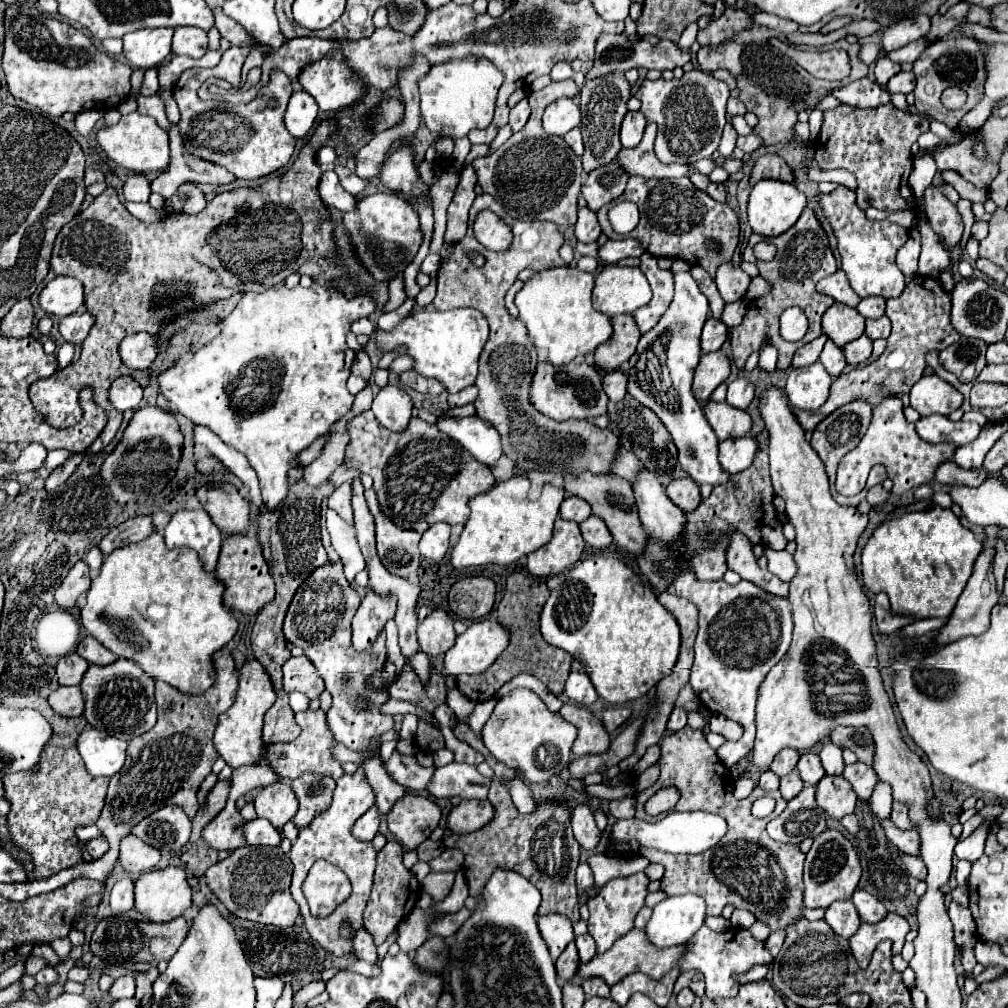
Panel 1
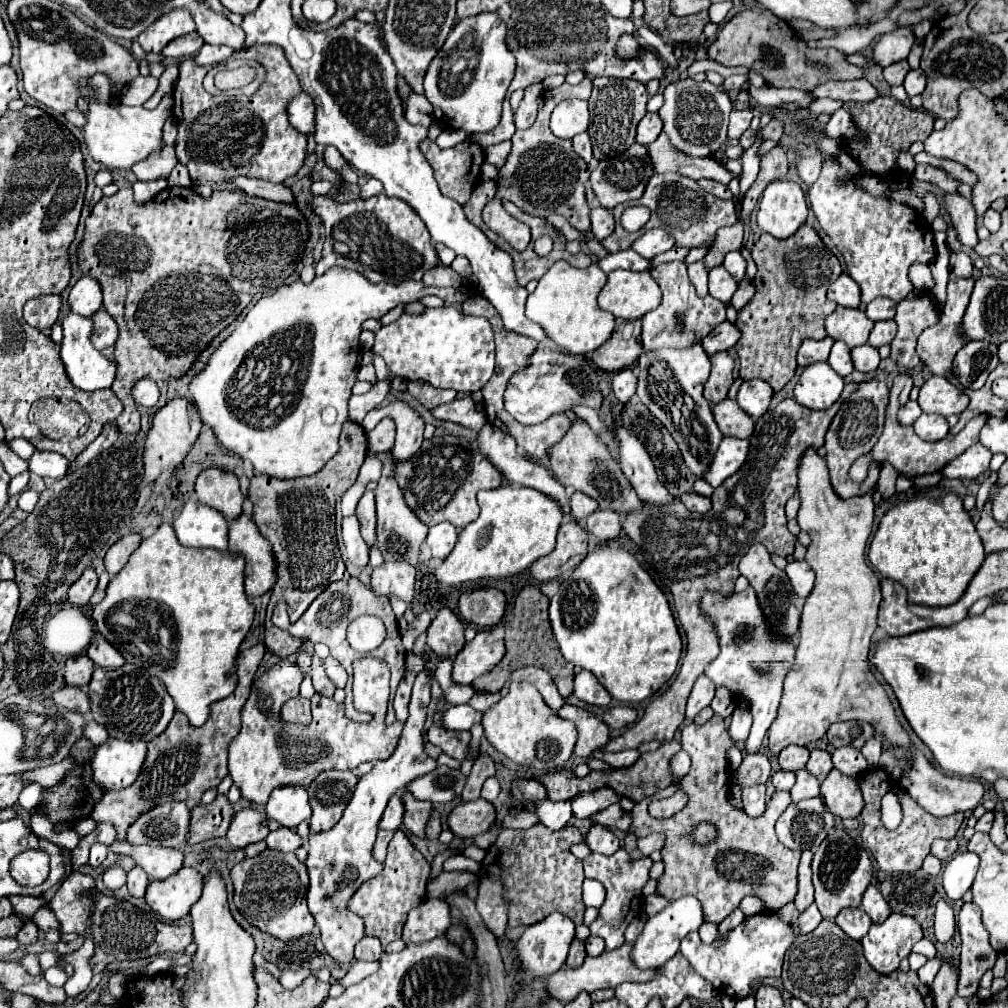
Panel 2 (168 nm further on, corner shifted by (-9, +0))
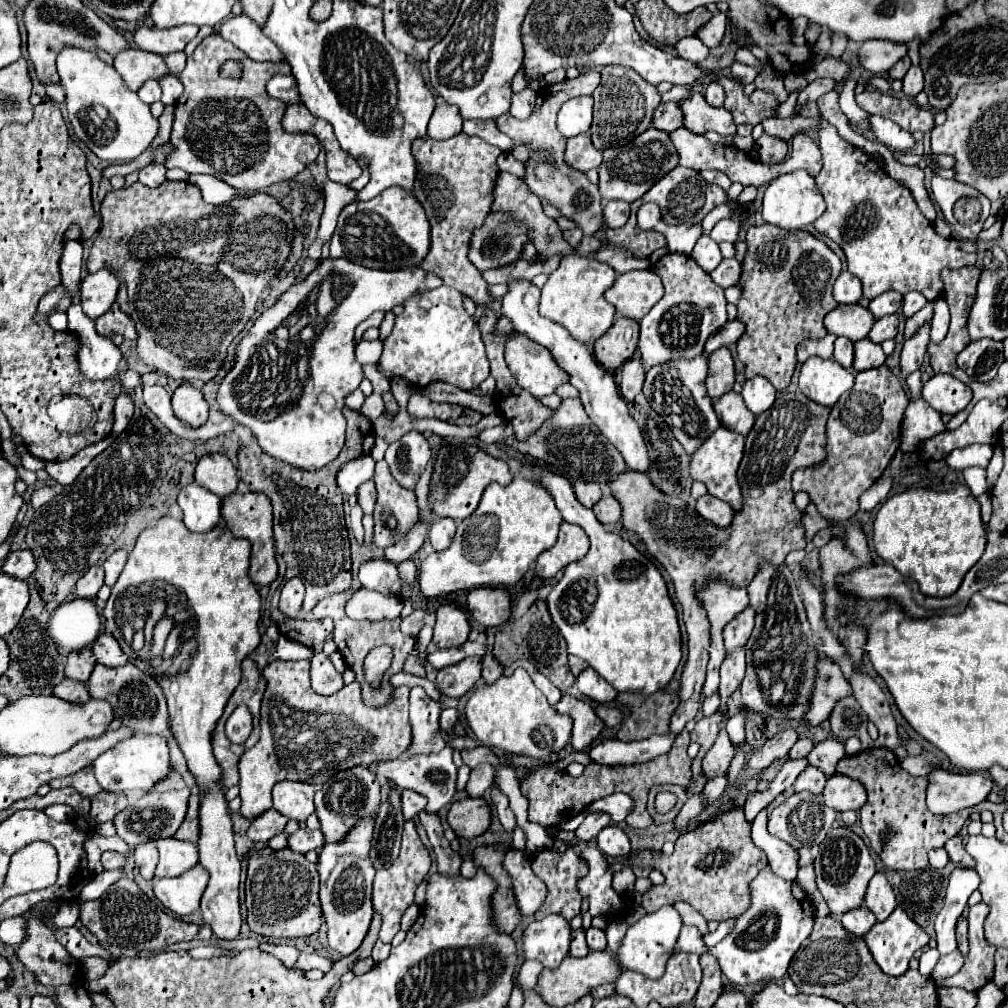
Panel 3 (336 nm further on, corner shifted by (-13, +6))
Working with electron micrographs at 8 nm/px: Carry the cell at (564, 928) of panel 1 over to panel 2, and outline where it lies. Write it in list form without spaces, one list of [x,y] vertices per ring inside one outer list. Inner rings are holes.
[[[553,912],[541,922],[527,926],[523,936],[517,942],[517,958],[521,962],[521,972],[517,974],[515,982],[531,982],[537,978],[547,978],[555,974],[557,970],[561,970],[569,954],[569,944],[573,938],[575,938],[575,924],[569,916],[565,918],[565,914]]]

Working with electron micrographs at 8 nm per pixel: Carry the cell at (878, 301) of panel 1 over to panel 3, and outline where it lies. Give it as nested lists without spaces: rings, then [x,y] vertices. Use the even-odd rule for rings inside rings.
[[[883,292],[881,296],[869,302],[869,310],[873,312],[875,318],[883,318],[889,314],[897,314],[901,310],[901,304],[903,304],[903,296],[899,292]]]

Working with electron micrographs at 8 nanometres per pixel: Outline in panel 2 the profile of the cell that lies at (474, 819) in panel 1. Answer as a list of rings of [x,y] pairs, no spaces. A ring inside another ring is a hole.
[[[483,798],[473,802],[461,802],[453,808],[447,822],[455,836],[473,838],[487,832],[495,824],[495,808]]]

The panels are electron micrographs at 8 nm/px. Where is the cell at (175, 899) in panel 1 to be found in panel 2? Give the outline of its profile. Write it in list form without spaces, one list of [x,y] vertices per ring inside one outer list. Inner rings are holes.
[[[181,868],[179,872],[171,874],[165,880],[151,880],[145,892],[145,900],[161,918],[175,922],[189,914],[191,906],[201,898],[201,888],[203,888],[203,878],[199,876],[199,872],[195,868]]]

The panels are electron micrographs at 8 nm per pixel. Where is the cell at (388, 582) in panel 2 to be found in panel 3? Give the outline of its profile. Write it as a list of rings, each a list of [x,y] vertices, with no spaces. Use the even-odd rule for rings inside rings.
[[[419,512],[417,524],[409,530],[409,534],[407,534],[405,538],[401,538],[399,542],[391,544],[389,548],[385,548],[385,560],[393,562],[393,564],[405,562],[413,552],[417,552],[417,550],[423,546],[425,534],[427,534],[427,526],[423,524],[423,516],[421,516],[421,512]]]

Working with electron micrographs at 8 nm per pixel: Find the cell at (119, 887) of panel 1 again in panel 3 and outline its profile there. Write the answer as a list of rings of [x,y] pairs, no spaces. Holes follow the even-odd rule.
[[[155,842],[139,844],[133,852],[133,858],[135,858],[135,866],[139,868],[139,874],[145,880],[151,880],[155,866],[157,866],[157,846],[155,846]]]

